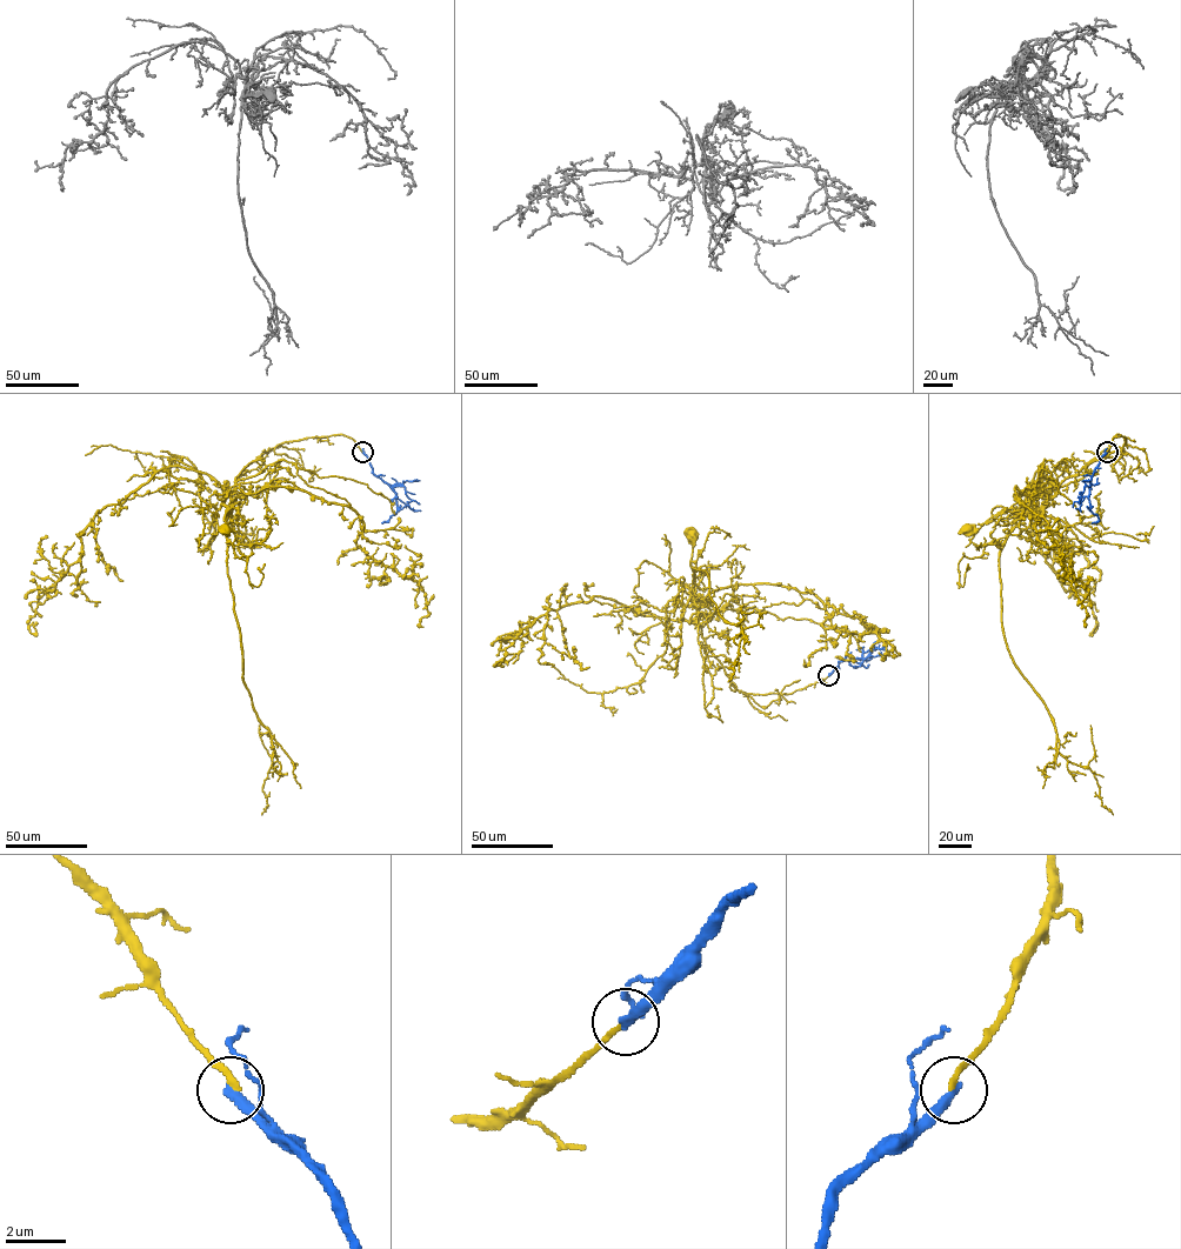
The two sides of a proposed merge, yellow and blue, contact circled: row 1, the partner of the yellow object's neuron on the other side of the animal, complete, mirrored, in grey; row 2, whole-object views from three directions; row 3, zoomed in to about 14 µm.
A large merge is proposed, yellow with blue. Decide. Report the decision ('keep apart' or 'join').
keep apart

